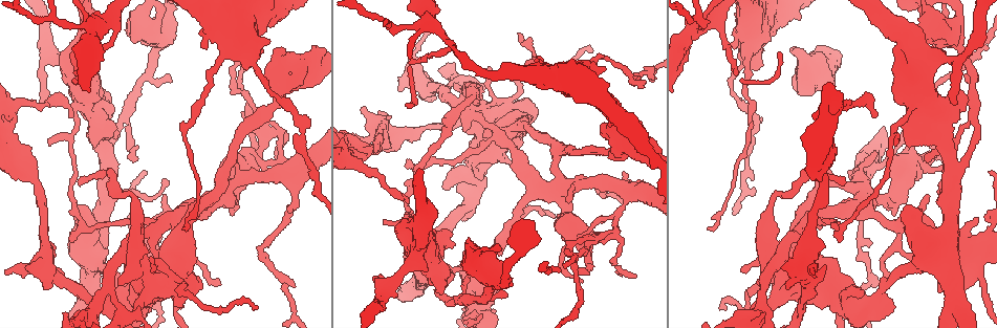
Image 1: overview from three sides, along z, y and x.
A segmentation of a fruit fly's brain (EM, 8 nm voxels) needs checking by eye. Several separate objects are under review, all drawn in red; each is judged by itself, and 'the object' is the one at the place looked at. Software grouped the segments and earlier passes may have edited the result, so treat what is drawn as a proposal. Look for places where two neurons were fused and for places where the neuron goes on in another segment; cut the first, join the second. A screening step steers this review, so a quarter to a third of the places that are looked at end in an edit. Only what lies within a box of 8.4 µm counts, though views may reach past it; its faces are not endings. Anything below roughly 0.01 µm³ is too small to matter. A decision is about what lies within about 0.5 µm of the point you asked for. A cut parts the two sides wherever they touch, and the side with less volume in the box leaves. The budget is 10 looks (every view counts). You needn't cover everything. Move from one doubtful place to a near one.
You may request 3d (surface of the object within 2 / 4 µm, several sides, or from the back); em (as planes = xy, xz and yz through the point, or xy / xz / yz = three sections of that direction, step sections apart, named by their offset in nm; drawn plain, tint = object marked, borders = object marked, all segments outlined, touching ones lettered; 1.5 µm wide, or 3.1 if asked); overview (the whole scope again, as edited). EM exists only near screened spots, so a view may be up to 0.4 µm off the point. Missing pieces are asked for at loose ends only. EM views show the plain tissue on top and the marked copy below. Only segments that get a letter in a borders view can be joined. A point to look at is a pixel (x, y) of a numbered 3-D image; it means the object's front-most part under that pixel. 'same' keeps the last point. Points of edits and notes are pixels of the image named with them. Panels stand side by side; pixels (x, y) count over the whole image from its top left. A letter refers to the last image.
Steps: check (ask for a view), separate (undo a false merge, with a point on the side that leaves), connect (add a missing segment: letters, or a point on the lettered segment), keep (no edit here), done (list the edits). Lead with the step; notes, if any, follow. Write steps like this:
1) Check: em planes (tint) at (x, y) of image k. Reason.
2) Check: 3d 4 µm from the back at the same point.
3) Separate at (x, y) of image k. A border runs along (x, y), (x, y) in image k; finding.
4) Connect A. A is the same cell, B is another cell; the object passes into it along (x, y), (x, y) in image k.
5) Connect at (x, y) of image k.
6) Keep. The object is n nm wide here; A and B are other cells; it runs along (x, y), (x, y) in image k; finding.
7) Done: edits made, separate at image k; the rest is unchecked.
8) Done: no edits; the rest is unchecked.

Check: 3d 2 µm at (188, 293) of image 1. Abrupt turn.

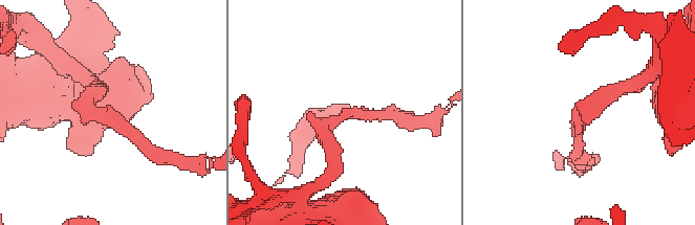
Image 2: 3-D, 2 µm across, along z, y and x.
Check: em xz step 8 (tint) at (110, 115) of image 2. Now the EM.

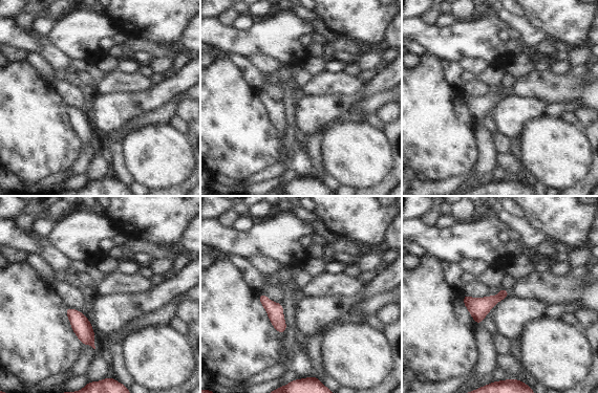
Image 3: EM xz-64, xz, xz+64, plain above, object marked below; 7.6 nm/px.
Check: em planes (borders) at the same point.

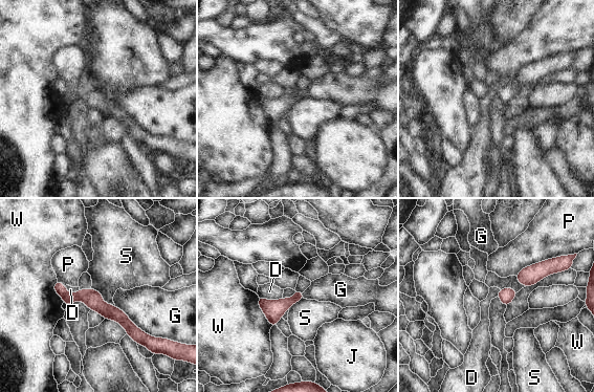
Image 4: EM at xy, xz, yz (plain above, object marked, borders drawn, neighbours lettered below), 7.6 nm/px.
Keep. D, G, J, P, S and W are other cells; a border runs along (91, 287), (114, 306) in image 4; continuous, no second neuron.

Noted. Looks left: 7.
Check: 3d 2 µm at (252, 309) of image 1. An open end.

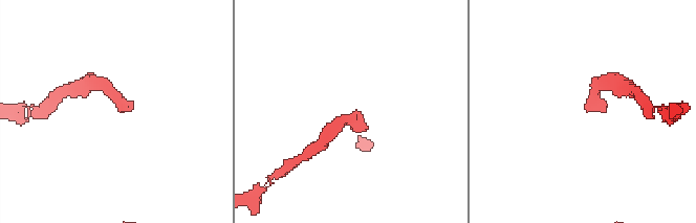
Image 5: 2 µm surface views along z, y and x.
Check: em planes (borders) at (353, 129) of image 5.

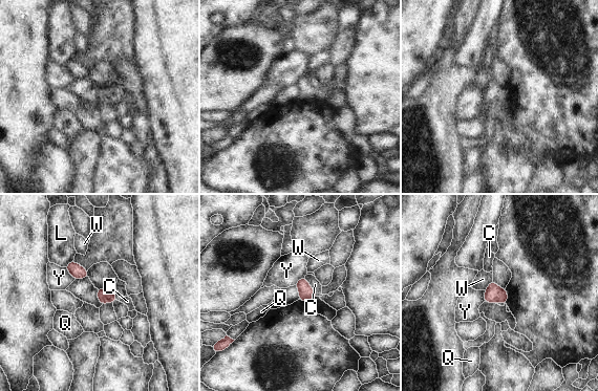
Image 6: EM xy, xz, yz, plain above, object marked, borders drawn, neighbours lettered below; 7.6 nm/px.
Keep. The longest contact is with C, 190 nm; C, L, Q, W and Y are other cells; a border runs along (304, 277), (318, 296) in image 6; no lettered segment goes on from it.

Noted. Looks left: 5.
Check: em planes (borders) at (621, 271) of image 1. Sharp bend.

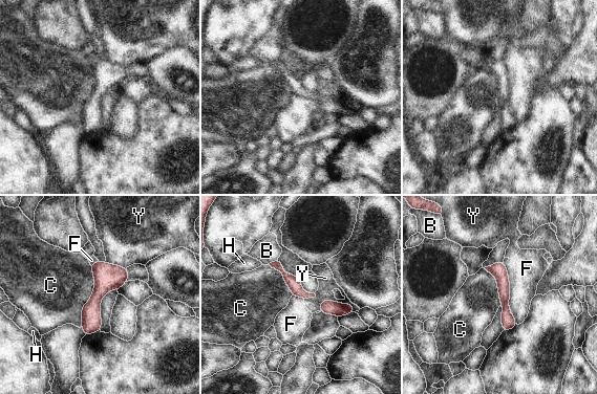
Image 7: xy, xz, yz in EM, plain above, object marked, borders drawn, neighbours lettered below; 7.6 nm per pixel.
Keep. B, C, F, H and Y are other cells; it runs along (124, 270), (97, 296), (86, 331) in image 7; one neuron here.

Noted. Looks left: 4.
Check: em xy step 8 (borders) at (386, 219) of image 1. Branch stops here.

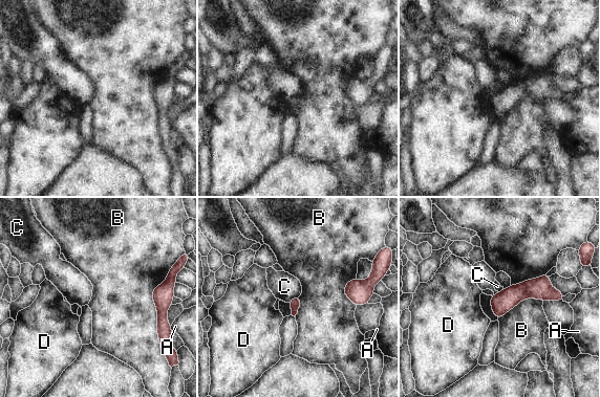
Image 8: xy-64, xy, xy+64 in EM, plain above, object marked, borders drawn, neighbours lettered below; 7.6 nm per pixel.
Check: em planes (borders) at the same point.

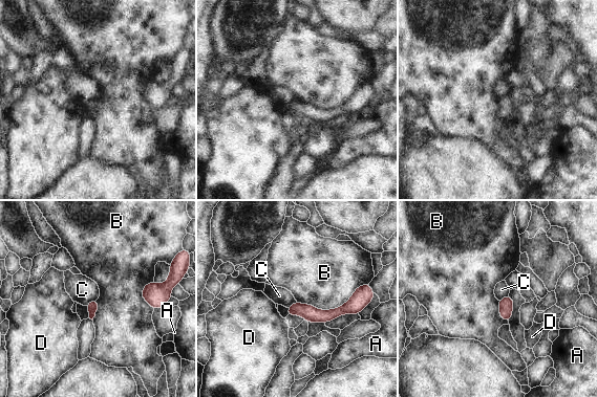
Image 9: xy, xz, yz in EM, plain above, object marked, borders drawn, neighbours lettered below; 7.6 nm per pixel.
Keep. The object is 90 nm wide here; A, B, C and D are other cells; it runs along (360, 295), (332, 314), (291, 312) in image 9; none of them fits.

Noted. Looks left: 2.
Done: no edits; the rest is unchecked.

